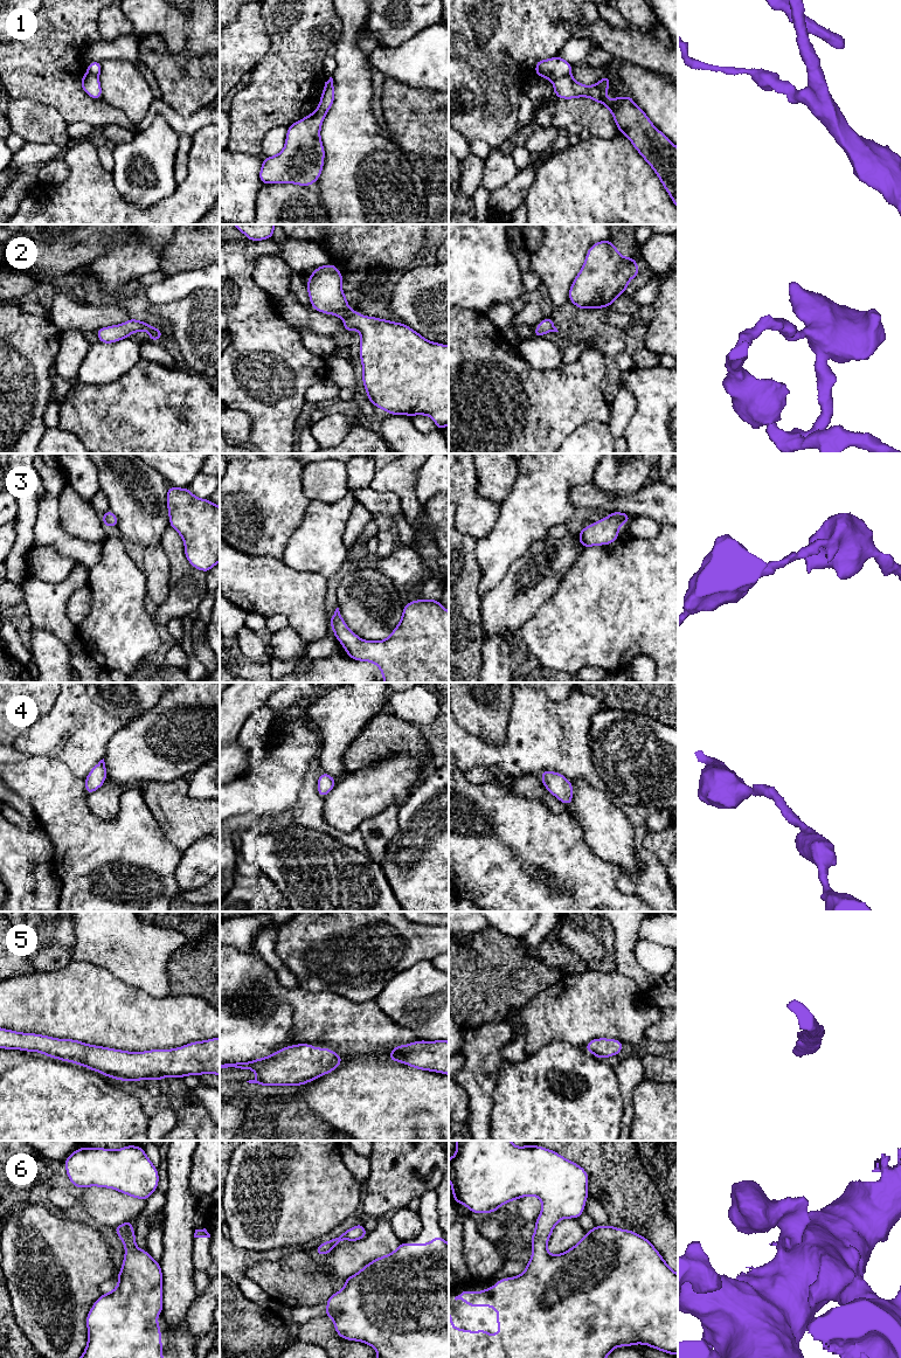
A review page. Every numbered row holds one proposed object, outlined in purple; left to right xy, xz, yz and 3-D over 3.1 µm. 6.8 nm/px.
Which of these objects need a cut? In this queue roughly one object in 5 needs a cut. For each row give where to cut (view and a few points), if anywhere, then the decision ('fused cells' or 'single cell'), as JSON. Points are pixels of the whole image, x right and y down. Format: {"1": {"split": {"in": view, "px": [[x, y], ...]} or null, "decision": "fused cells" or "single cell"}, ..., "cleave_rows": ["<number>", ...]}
{"1": {"split": {"in": "yz", "px": [[569, 73], [553, 82]]}, "decision": "fused cells"}, "2": {"split": null, "decision": "single cell"}, "3": {"split": null, "decision": "single cell"}, "4": {"split": null, "decision": "single cell"}, "5": {"split": null, "decision": "single cell"}, "6": {"split": null, "decision": "single cell"}, "cleave_rows": ["1"]}

